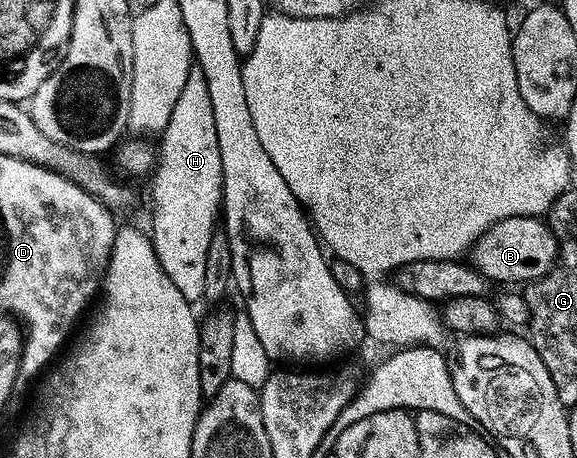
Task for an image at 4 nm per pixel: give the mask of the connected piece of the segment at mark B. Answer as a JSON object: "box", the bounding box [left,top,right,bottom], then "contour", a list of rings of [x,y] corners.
{"box":[470,215,557,285],"contour":[[[515,215],[498,221],[482,233],[470,248],[471,266],[493,284],[528,285],[542,278],[556,263],[557,243],[554,233],[543,218]]]}

